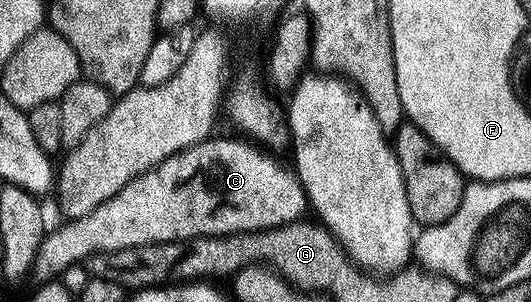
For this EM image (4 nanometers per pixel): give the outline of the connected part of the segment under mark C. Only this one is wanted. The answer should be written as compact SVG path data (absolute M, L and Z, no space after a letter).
M212 136L210 141L194 145L192 149L165 159L153 171L133 179L121 195L113 195L109 203L101 203L97 211L84 218L68 220L60 229L52 228L43 242L35 261L33 277L46 283L59 278L65 271L82 266L93 255L105 255L109 251L129 251L129 247L145 247L157 243L192 241L198 237L228 237L234 233L260 233L263 229L280 229L308 216L309 202L303 184L290 168L287 169L266 148L250 140L234 141L231 137Z

